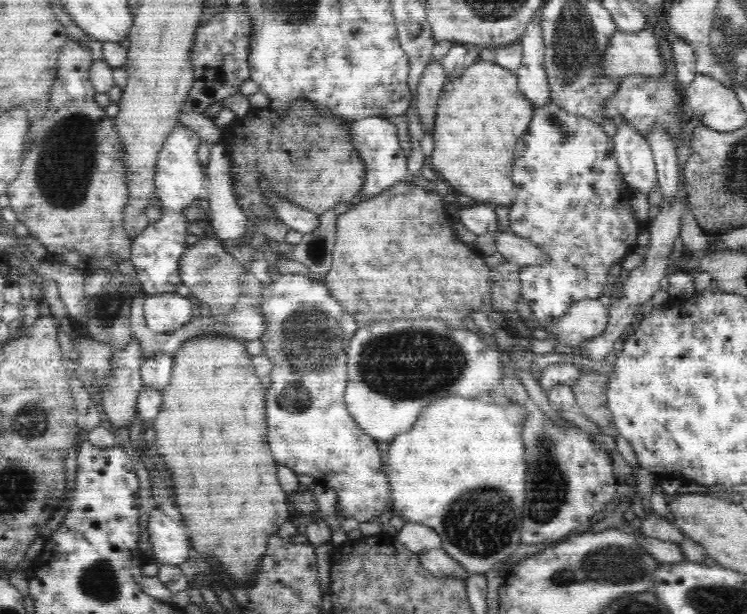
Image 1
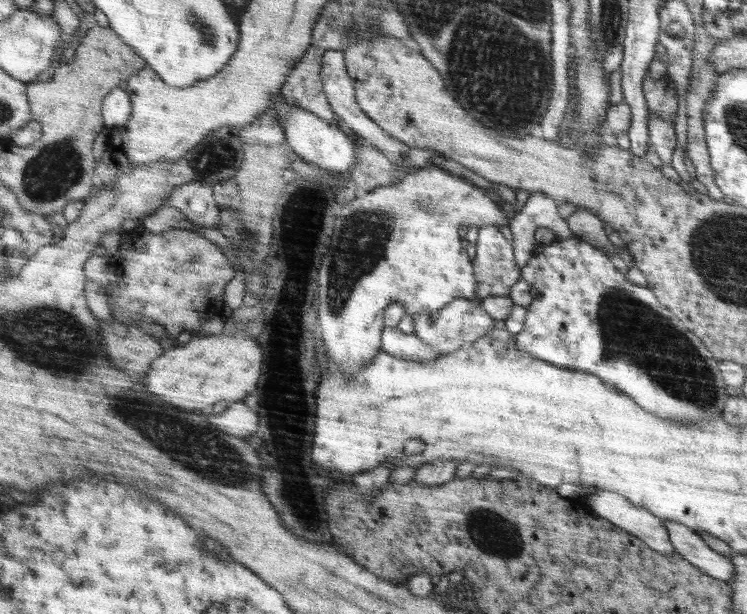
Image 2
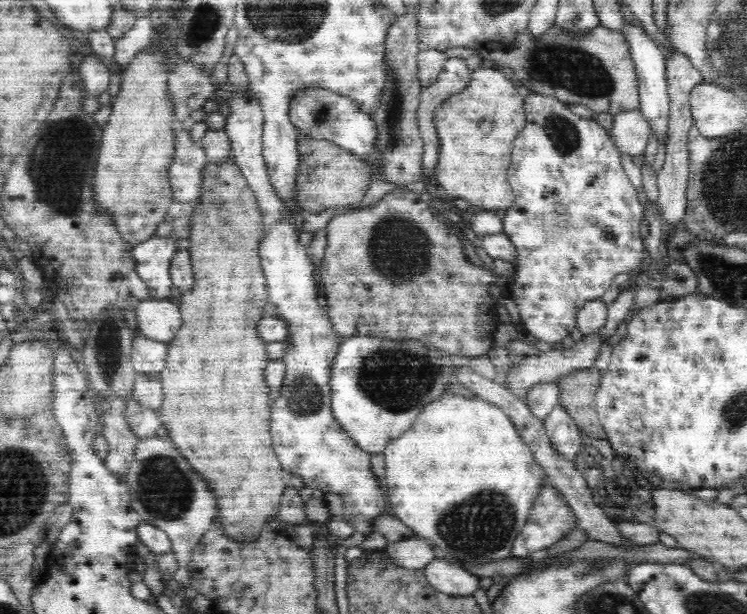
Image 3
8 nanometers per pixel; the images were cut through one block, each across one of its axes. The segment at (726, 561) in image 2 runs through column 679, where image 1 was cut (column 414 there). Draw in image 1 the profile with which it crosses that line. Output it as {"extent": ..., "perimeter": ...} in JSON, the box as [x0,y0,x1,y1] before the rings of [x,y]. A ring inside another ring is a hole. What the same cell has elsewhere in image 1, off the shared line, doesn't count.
{"extent":[395,522,442,555],"perimeter":[[[407,522],[400,532],[395,534],[401,544],[407,546],[414,555],[424,554],[428,550],[438,550],[442,548],[440,536],[428,526],[421,526],[414,522]]]}

